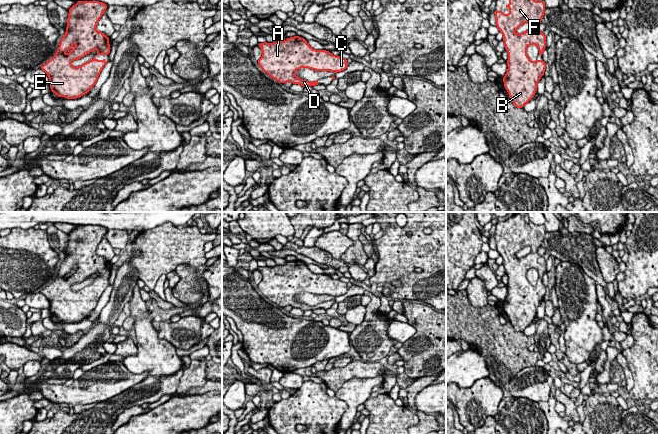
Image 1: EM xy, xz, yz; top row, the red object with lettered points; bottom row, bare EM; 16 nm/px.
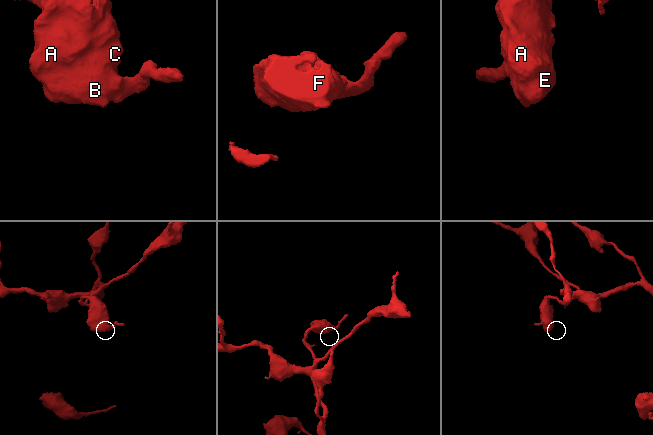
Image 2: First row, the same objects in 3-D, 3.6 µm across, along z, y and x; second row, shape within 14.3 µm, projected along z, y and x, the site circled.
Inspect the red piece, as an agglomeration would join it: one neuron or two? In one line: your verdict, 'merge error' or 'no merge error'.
no merge error

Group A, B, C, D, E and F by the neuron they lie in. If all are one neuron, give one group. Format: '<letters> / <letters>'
A B C D E F

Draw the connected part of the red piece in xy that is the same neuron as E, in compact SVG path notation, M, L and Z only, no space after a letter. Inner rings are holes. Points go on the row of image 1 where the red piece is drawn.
M78 1L72 6L68 12L66 33L60 40L60 45L56 50L56 54L48 60L42 69L49 77L51 92L54 92L59 97L67 99L75 99L87 94L89 90L96 84L97 79L108 61L96 60L98 55L109 55L110 45L109 38L102 32L96 30L96 25L108 5L98 1ZM97 49L97 54L89 62L84 63L79 67L73 67L72 61L80 59Z

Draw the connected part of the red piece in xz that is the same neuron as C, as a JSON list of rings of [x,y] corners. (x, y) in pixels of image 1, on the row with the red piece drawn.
[[[299,36],[274,43],[258,43],[258,46],[262,50],[259,66],[271,78],[283,84],[292,82],[303,87],[319,85],[319,80],[309,82],[297,78],[295,72],[300,68],[337,73],[348,67],[347,59],[326,50],[315,50]]]

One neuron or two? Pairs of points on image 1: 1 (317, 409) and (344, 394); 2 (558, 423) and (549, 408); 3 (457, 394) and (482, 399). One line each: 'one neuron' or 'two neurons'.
1: two neurons
2: one neuron
3: one neuron

